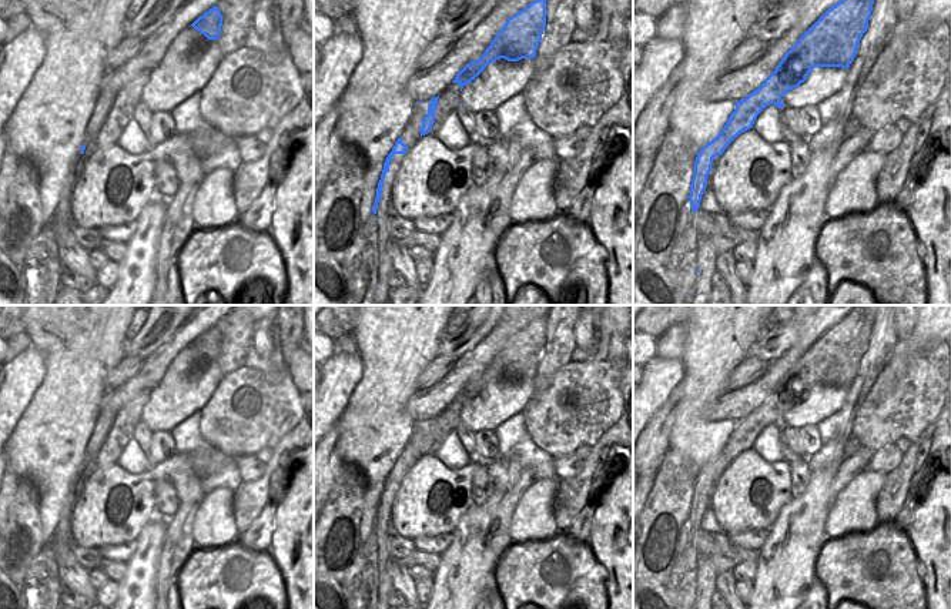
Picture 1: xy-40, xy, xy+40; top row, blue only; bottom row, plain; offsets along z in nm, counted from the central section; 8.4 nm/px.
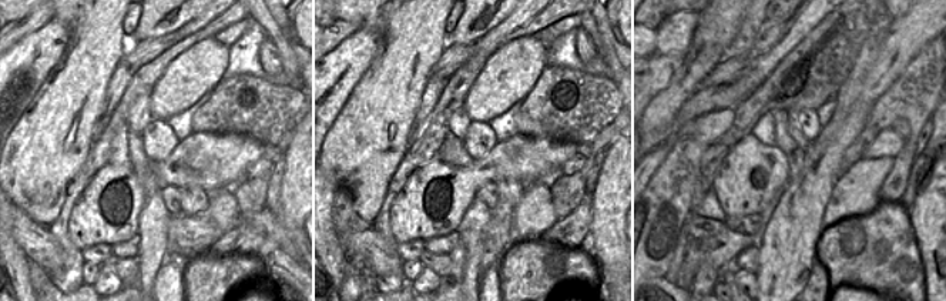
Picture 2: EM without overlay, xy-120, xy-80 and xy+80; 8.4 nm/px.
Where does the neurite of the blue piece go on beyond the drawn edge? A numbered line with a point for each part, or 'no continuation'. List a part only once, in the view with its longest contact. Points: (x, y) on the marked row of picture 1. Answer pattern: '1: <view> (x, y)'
1: xy+40 (682, 264)

